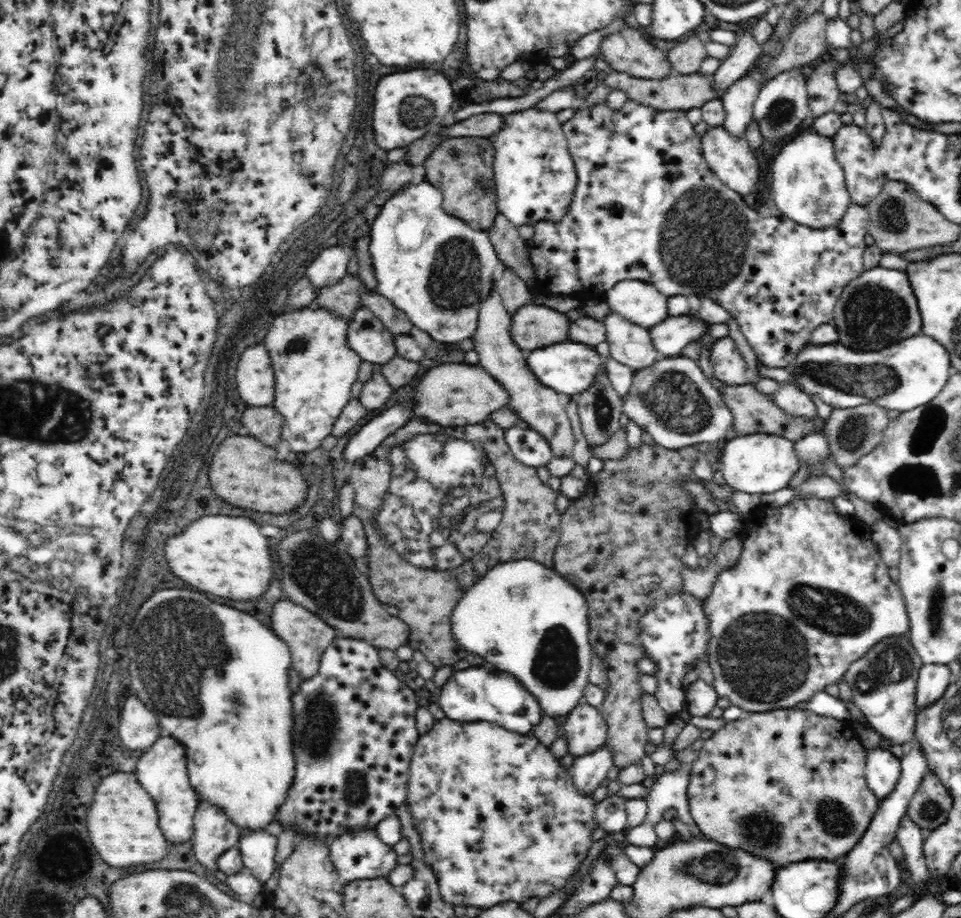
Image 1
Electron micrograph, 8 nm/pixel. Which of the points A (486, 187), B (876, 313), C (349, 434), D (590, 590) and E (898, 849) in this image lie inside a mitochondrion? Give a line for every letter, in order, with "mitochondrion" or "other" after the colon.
A: other
B: mitochondrion
C: other
D: other
E: other

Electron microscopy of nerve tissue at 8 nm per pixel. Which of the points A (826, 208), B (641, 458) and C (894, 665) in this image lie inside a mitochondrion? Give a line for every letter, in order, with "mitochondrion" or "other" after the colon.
A: mitochondrion
B: other
C: mitochondrion

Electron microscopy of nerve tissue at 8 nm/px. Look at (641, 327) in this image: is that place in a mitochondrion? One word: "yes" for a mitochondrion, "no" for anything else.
no

